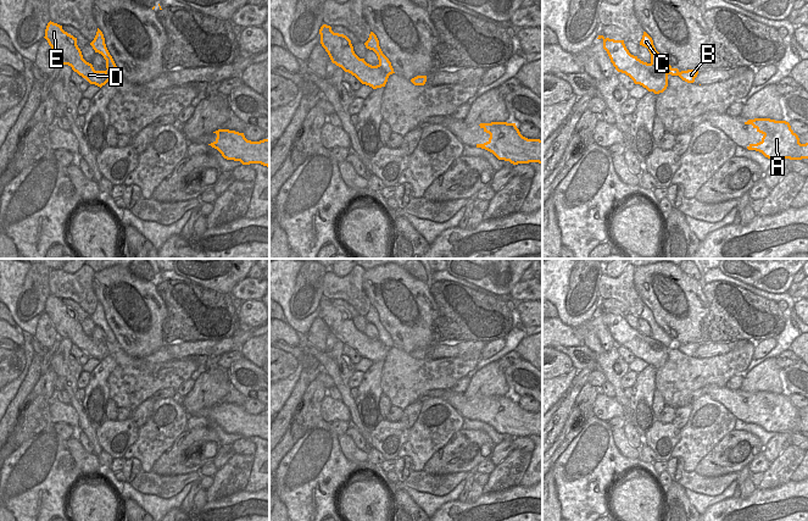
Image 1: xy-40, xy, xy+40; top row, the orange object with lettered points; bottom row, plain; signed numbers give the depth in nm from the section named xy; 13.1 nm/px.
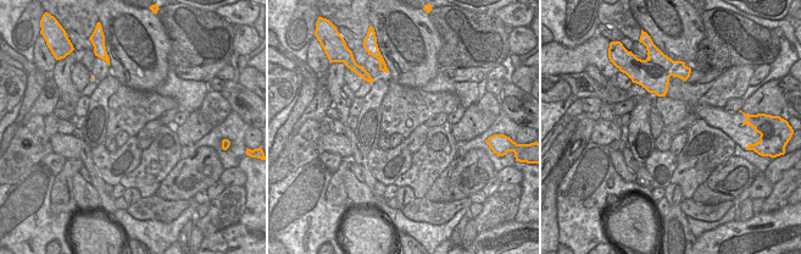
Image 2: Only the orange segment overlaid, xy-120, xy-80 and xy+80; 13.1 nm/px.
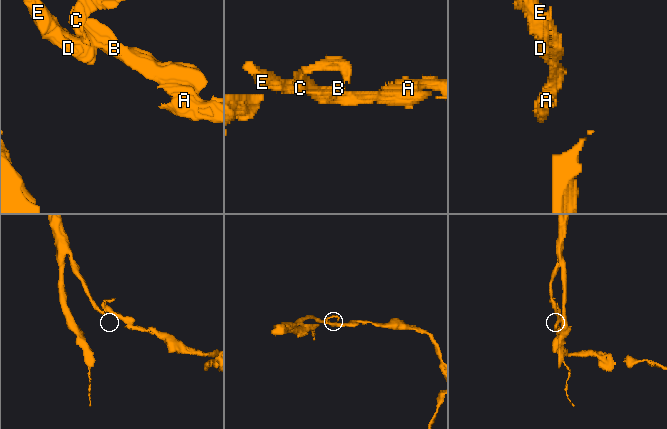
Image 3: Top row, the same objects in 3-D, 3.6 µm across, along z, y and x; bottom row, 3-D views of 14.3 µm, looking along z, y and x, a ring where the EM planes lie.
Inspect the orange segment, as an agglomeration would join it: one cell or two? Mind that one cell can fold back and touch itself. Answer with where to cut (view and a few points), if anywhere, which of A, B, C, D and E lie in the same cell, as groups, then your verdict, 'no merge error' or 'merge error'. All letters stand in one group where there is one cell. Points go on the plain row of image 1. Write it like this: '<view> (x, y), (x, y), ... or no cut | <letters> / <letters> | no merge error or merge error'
no cut | A B C D E | no merge error

